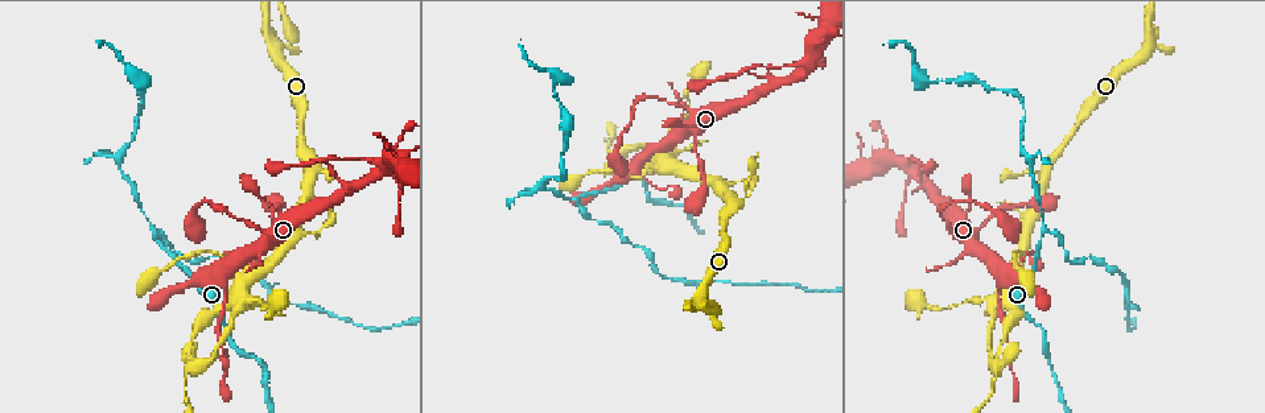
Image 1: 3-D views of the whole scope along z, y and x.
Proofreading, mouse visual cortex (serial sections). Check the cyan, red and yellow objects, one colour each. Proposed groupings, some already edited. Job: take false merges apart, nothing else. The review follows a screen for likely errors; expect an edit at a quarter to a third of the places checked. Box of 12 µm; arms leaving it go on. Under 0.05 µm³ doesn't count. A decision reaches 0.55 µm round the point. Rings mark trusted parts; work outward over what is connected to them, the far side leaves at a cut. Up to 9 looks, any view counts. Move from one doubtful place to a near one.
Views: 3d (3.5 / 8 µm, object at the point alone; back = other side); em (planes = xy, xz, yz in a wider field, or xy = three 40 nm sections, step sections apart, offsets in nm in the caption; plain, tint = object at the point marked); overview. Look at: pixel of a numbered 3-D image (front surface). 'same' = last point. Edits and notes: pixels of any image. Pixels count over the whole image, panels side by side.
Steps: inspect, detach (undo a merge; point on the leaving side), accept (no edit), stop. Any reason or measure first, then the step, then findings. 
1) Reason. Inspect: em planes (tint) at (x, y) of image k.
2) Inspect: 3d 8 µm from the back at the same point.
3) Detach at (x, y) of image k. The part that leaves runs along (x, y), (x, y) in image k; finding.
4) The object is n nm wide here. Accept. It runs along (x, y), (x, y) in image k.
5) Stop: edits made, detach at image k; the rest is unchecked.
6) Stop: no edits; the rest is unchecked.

Arms part here. Inspect: 3d 8 µm at (278, 48) of image 1.

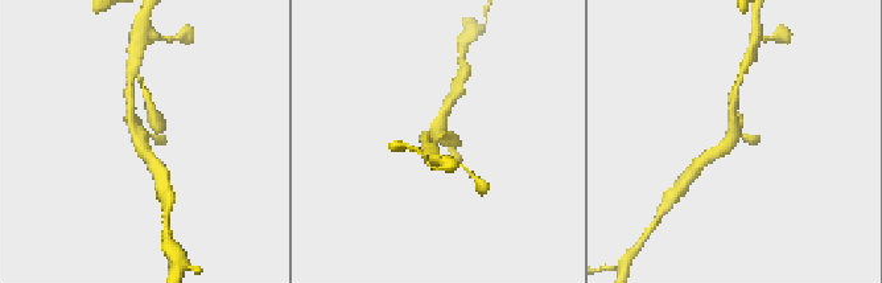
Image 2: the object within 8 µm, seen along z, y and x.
Zoom in. Inspect: 3d 3.5 µm at (731, 139) of image 2.

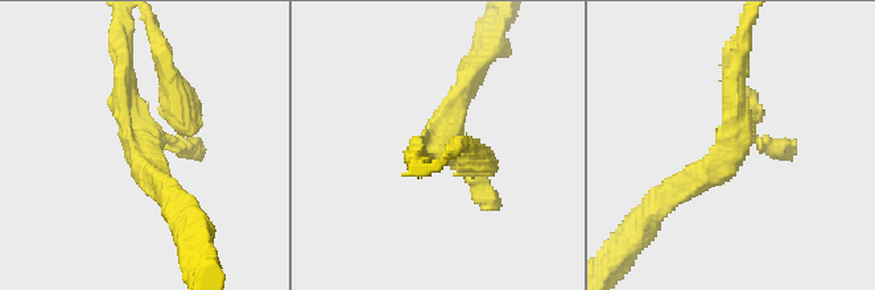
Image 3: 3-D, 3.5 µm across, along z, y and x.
Inspect: em xy step 1 (tint) at (144, 142) of image 3.

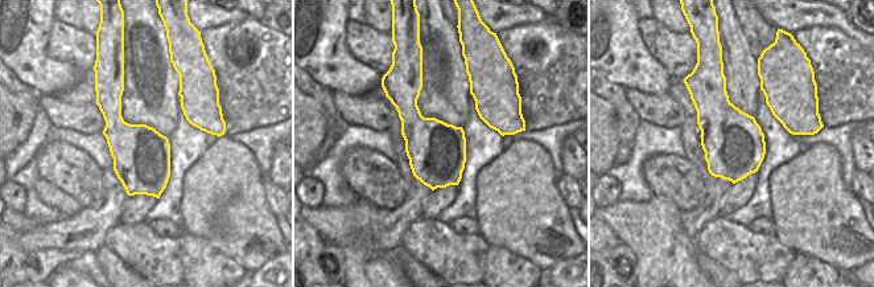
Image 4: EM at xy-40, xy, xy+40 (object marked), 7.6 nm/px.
The object is 440 nm wide here. Accept. It runs along (673, 195), (745, 135), (730, 70) in image 3; one cell here.

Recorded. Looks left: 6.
Inspect: 3d 3.5 µm at (609, 151) of image 1.

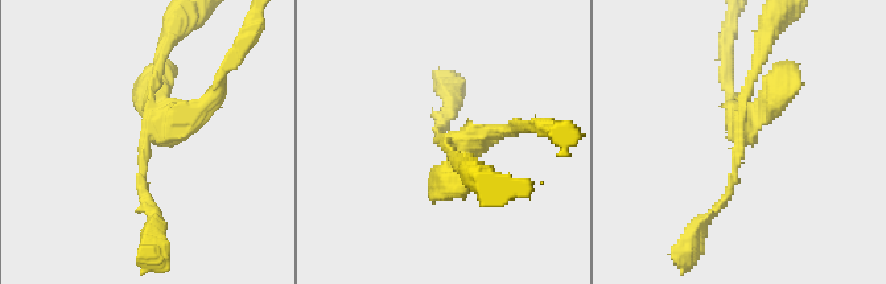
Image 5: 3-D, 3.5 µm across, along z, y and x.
Inspect: em xy step 1 (tint) at (143, 157) of image 5.

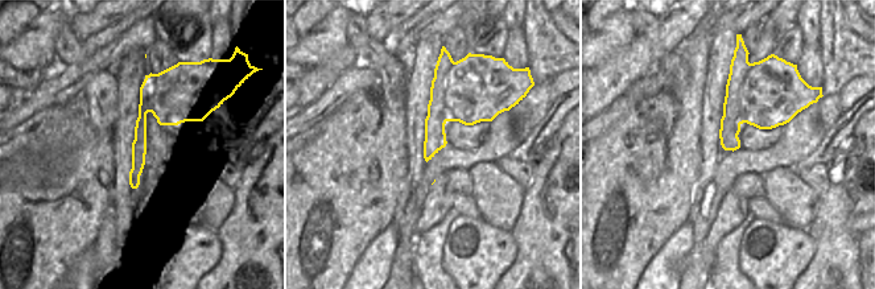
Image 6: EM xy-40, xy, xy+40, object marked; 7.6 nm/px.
Accept. All the same cell.

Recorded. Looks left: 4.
Inspect: 3d 3.5 µm at (1043, 231) of image 1.

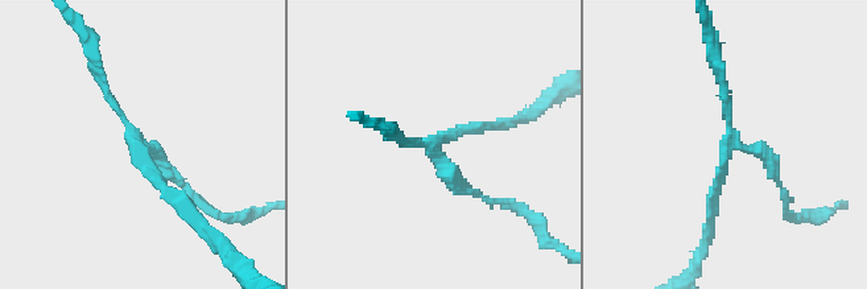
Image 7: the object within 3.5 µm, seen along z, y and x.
Now the EM. Inspect: em planes (plain) at (140, 144) of image 7.

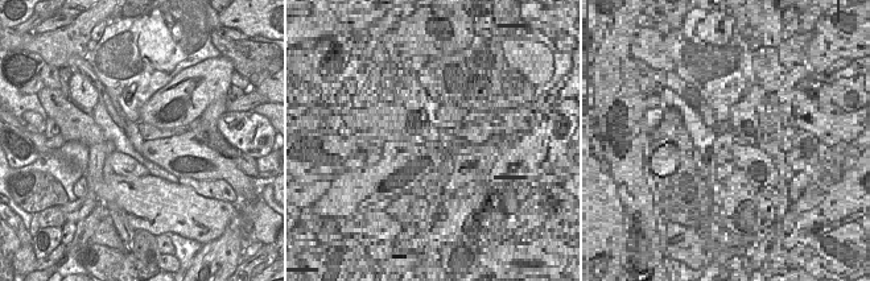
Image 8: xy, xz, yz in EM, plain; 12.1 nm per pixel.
Inspect: em planes (tint) at the same point.

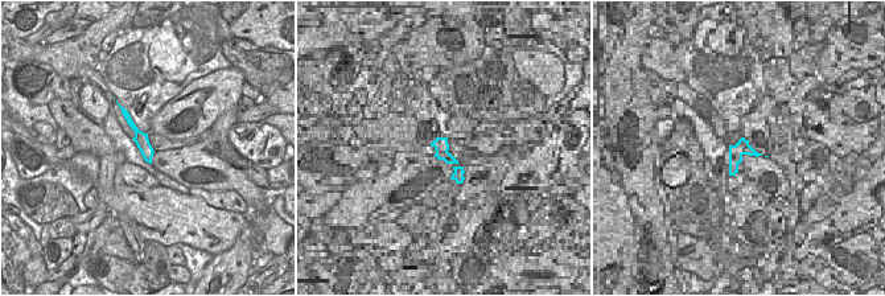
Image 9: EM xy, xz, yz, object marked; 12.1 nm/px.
Detach at (455, 186) of image 7. The part that leaves runs along (438, 140), (401, 143), (385, 129) in image 7; a second cell is stuck on.

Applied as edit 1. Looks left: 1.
Stop: edits made, detach at image 7; the rest is unchecked.

